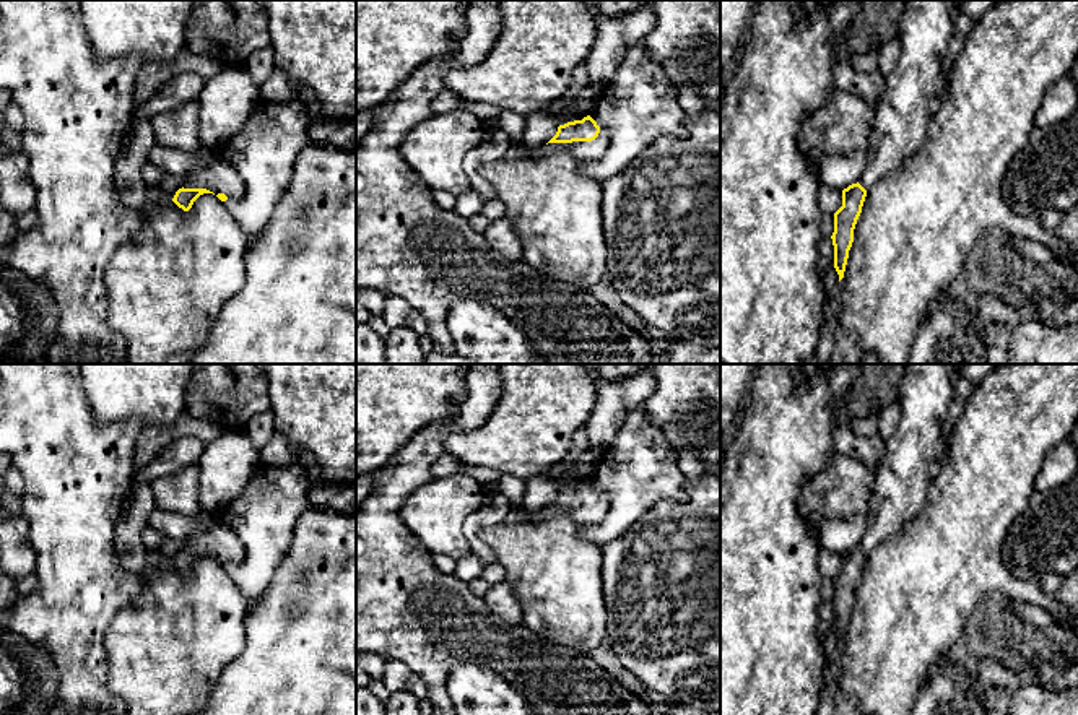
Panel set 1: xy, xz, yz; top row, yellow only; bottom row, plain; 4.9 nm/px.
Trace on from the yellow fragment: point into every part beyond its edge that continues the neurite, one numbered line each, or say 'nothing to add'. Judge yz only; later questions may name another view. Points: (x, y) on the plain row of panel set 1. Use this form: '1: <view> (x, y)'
1: yz (903, 478)

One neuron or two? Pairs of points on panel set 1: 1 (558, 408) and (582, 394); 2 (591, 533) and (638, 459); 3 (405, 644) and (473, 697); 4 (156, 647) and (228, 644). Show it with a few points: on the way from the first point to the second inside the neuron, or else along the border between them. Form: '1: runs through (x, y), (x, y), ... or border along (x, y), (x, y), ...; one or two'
1: runs through (565, 402), (576, 394); one
2: runs through (612, 522), (626, 507), (634, 480); one
3: border along (486, 667), (457, 665), (447, 678), (449, 697); two
4: runs through (174, 644), (210, 644); one

